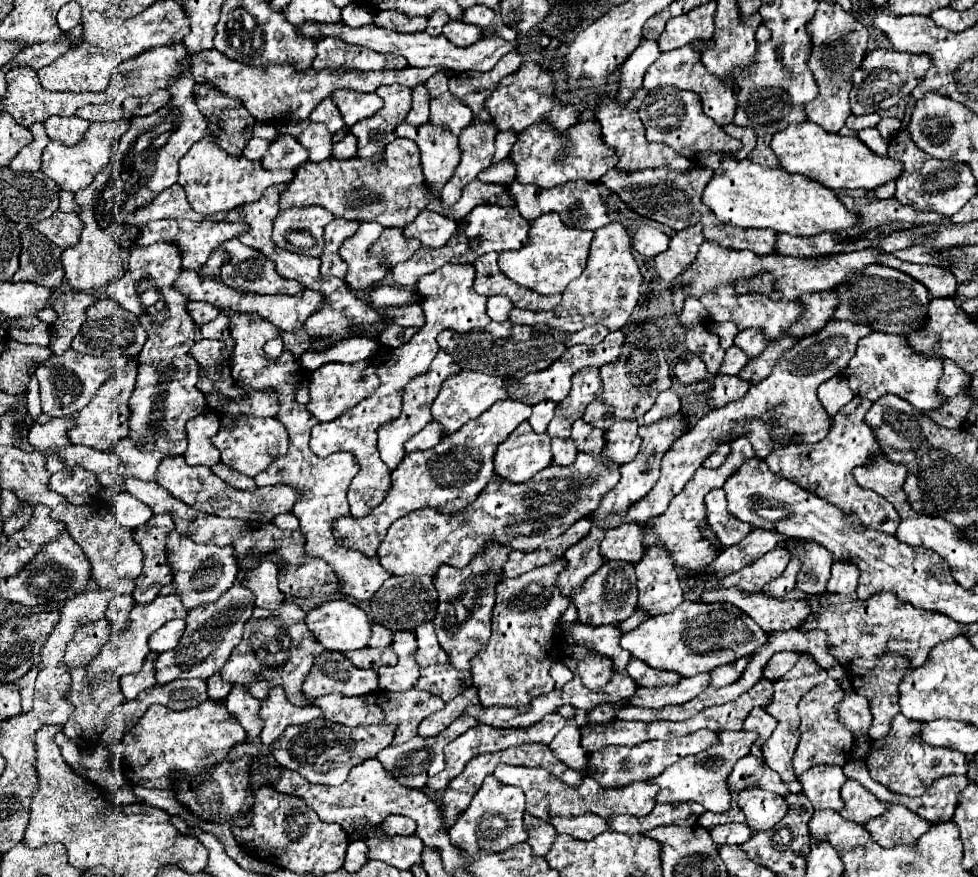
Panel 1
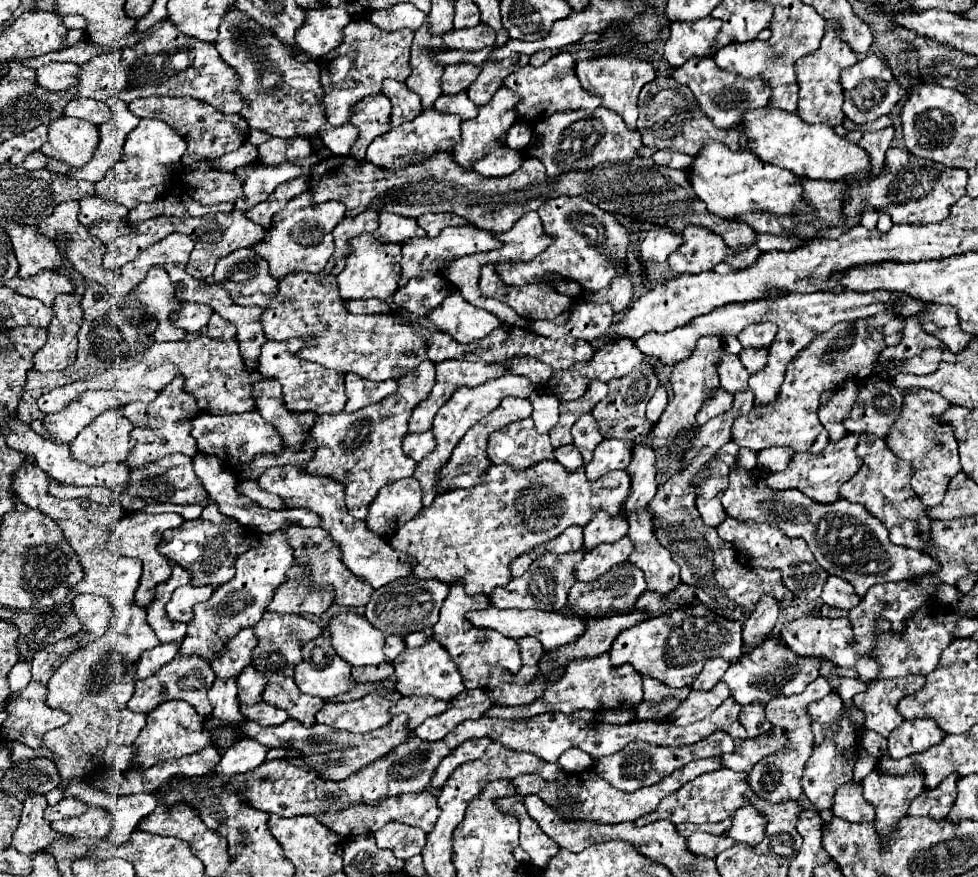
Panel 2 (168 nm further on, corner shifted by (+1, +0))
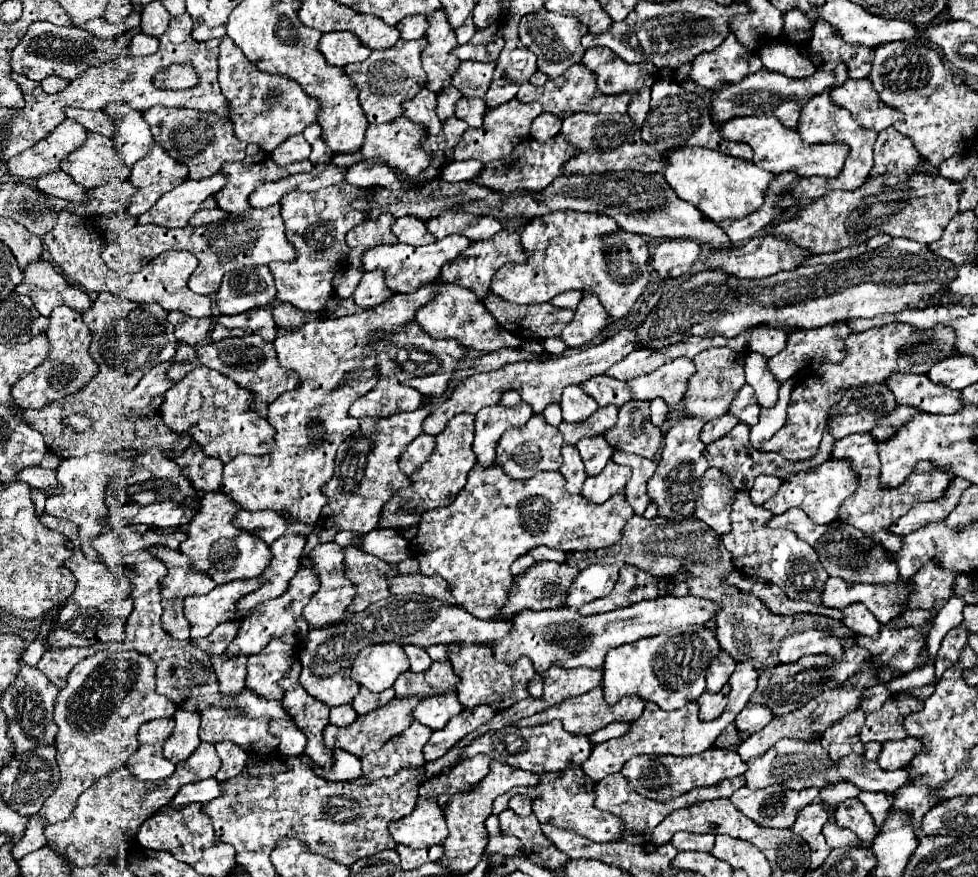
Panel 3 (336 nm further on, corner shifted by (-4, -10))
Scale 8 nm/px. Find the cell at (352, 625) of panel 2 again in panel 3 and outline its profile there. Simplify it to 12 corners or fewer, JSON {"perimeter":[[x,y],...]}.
{"perimeter":[[402,646],[362,648],[352,680],[382,692],[408,670]]}

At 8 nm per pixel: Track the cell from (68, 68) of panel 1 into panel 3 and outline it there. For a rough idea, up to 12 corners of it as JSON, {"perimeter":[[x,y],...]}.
{"perimeter":[[46,76],[40,82],[42,90],[48,94],[62,92],[68,80],[58,76]]}

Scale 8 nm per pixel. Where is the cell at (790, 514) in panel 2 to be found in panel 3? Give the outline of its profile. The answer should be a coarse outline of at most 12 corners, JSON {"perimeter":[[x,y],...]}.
{"perimeter":[[804,510],[772,516],[814,546],[828,576],[894,584],[888,550],[848,522],[814,524]]}

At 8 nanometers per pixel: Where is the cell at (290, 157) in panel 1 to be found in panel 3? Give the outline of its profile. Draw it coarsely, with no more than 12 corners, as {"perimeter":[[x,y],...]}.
{"perimeter":[[302,134],[288,138],[270,156],[280,166],[306,160],[310,144]]}

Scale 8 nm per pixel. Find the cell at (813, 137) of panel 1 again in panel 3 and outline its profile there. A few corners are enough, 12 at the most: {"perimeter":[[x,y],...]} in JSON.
{"perimeter":[[774,116],[734,118],[722,138],[746,142],[772,174],[836,178],[846,144],[806,144]]}

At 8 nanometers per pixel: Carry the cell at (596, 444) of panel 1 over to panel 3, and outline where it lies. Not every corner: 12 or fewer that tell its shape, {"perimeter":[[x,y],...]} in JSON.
{"perimeter":[[602,434],[576,444],[586,474],[596,476],[614,450]]}

